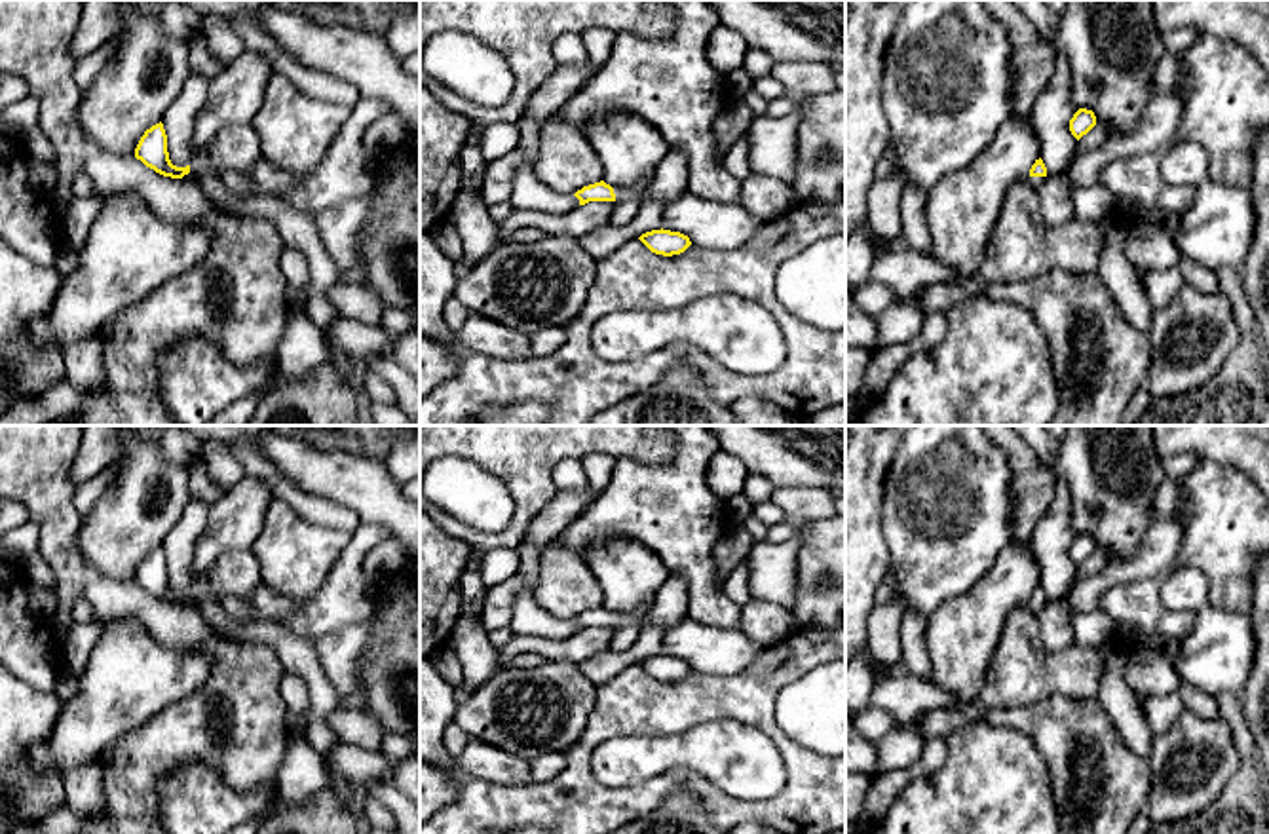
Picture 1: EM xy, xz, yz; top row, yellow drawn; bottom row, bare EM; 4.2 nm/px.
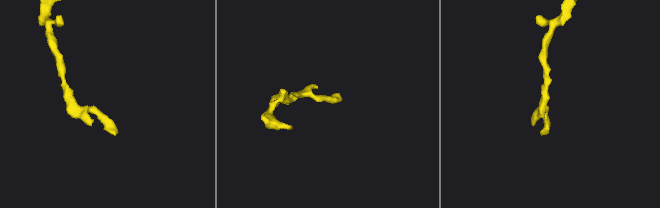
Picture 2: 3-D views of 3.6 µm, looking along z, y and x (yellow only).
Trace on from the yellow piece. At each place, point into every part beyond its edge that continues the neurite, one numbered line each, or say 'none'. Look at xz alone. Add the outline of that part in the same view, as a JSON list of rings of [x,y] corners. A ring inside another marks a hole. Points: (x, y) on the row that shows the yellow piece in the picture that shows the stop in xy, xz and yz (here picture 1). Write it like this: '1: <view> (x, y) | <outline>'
1: xz (637, 190) | [[[653,171],[640,179],[636,184],[633,186],[619,186],[619,188],[614,188],[614,194],[616,194],[616,203],[621,203],[621,201],[631,201],[631,199],[642,199],[648,184],[652,182],[653,179]]]

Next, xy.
1: xy (200, 164) | [[[198,154],[198,156],[194,158],[194,161],[190,163],[190,173],[184,175],[184,179],[188,179],[190,182],[198,184],[198,177],[199,177],[205,169],[209,169],[209,167],[211,167],[209,160],[207,160],[205,156]]]

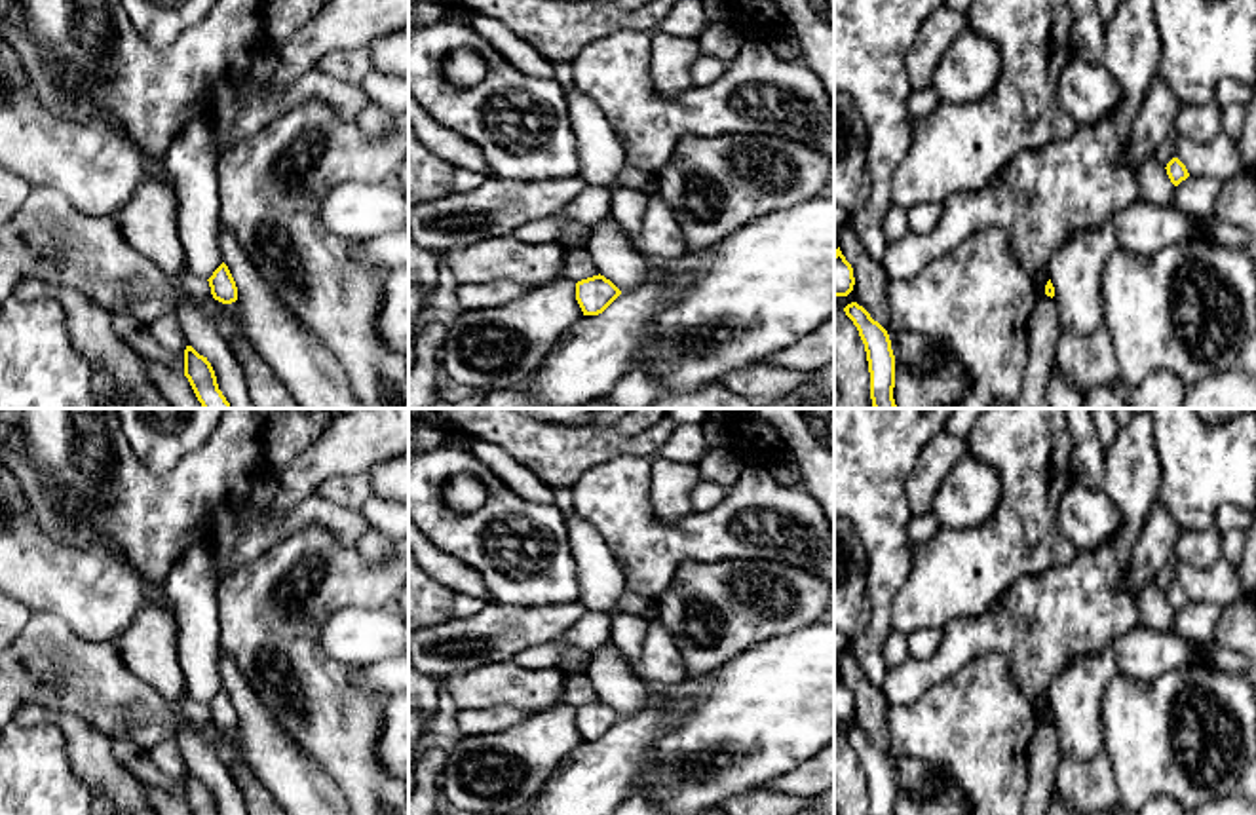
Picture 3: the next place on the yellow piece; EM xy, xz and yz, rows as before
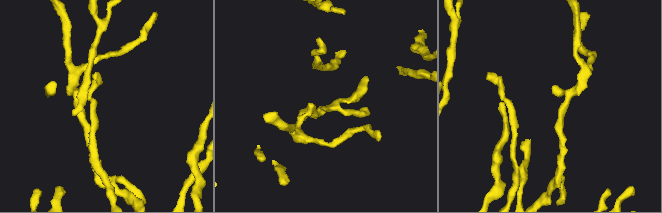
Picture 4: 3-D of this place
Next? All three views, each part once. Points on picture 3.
none

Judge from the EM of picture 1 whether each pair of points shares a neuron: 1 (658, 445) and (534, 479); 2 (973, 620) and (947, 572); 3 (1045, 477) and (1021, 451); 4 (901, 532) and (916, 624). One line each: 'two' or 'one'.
1: one
2: two
3: one
4: two

